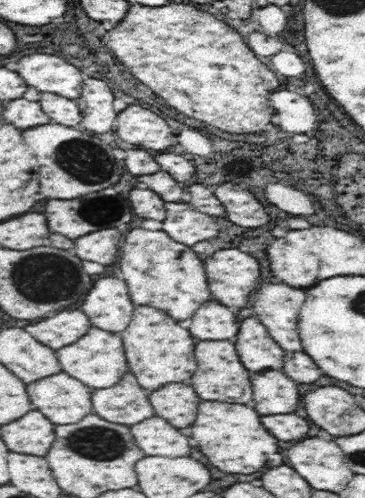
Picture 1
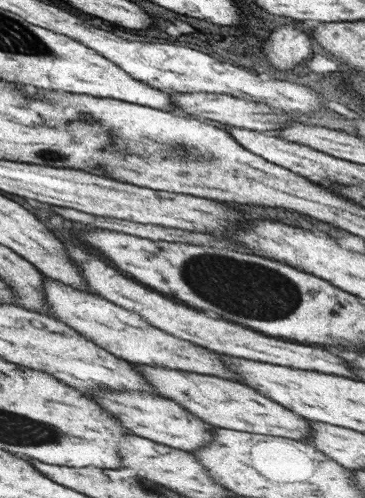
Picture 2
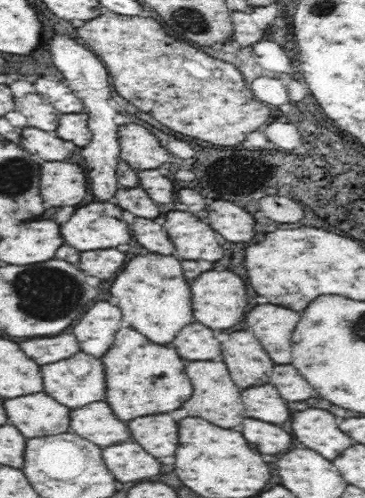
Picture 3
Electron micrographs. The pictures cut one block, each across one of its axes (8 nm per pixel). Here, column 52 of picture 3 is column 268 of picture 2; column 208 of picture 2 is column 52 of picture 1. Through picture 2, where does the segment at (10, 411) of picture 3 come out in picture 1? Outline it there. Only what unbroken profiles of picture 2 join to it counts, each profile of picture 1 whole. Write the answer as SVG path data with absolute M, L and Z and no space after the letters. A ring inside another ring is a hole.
M66 372L30 382L26 388L34 408L46 414L46 418L56 426L76 424L94 414L94 390Z

